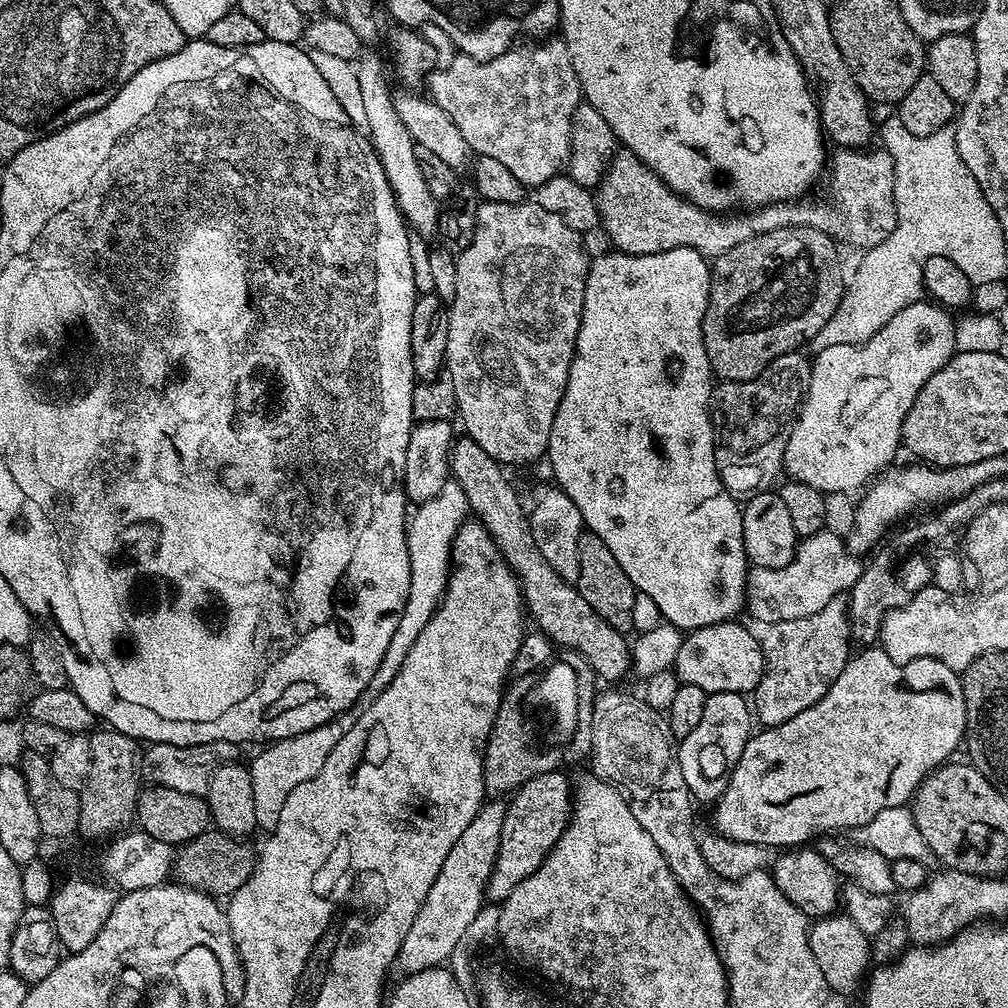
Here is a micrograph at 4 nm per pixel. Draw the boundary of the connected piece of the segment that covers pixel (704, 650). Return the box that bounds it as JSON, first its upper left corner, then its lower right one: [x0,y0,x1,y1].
[674,622,764,694]

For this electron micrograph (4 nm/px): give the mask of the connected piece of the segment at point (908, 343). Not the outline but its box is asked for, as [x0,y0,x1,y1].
[783,302,958,494]

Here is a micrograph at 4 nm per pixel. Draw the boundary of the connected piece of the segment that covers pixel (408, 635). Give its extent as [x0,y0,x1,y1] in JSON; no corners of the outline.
[348,478,470,722]

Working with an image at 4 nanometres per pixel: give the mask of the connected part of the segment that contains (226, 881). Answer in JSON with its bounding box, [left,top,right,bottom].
[175,832,257,898]

